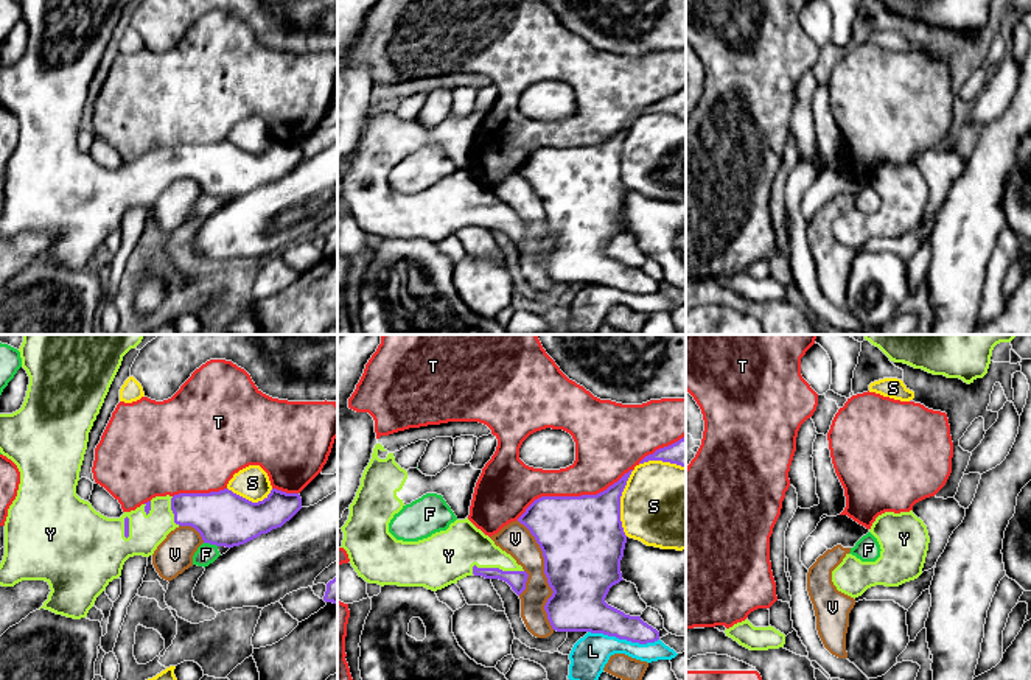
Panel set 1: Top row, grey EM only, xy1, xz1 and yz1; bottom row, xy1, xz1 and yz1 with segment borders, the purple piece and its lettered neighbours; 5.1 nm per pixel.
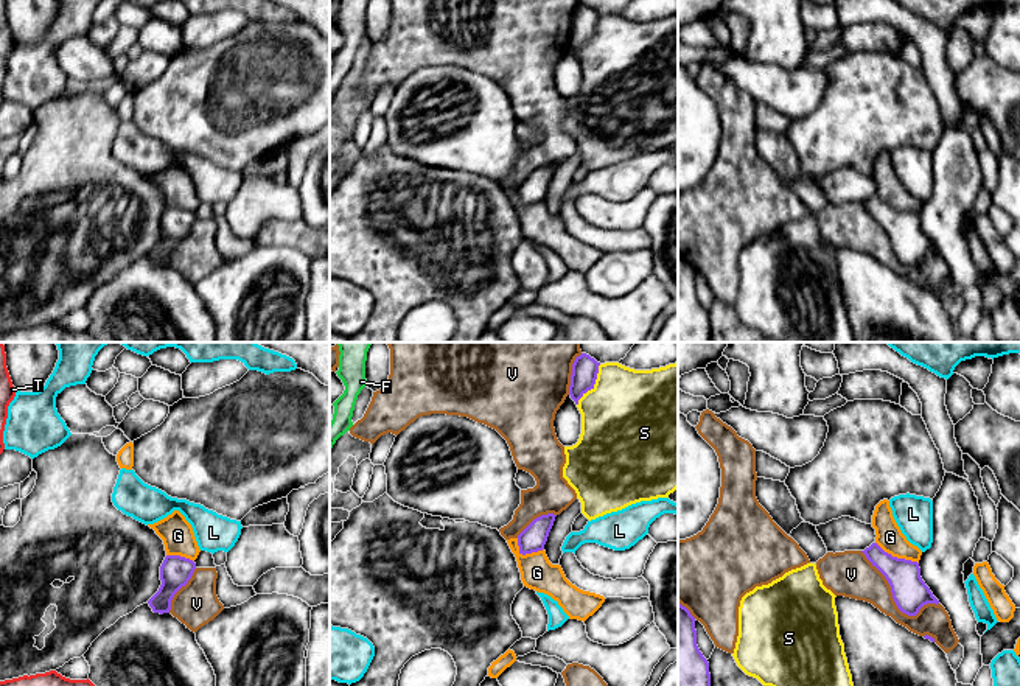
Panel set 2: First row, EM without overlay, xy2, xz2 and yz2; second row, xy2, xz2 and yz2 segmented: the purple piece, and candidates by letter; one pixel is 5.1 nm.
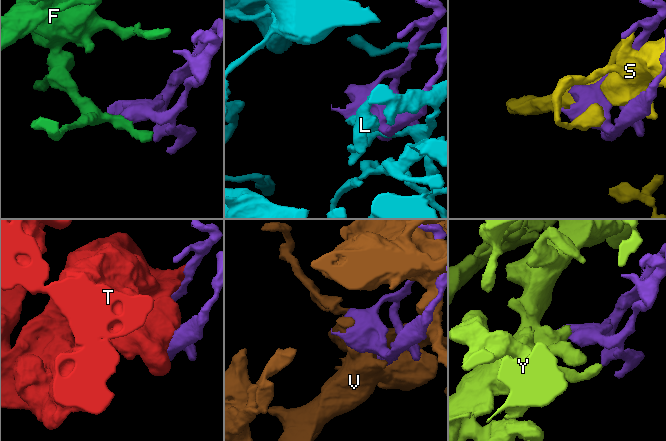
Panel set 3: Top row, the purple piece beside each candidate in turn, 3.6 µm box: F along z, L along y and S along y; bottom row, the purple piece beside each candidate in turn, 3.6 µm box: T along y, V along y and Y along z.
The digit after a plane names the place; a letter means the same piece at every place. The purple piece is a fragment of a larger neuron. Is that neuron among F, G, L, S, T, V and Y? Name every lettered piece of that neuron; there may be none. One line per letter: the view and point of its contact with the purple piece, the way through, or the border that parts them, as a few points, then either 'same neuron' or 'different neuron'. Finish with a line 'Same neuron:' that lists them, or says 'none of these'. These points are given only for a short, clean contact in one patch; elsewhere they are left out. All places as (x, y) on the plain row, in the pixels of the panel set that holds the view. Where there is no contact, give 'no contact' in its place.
F: xy1 (210, 195) | along xy1 (204, 193), (216, 198) | different neuron
G: yz2 (896, 209) | along yz2 (876, 193), (893, 207), (918, 215) | different neuron
L: xz1 (624, 290) | different neuron
S: xz1 (619, 154) | different neuron
T: xz1 (574, 148) | different neuron
V: xz1 (545, 224) | different neuron
Y: xz1 (498, 220) | across xz1 (517, 231), (507, 221), (498, 220), (476, 204), (453, 204) | same neuron
Same neuron: Y

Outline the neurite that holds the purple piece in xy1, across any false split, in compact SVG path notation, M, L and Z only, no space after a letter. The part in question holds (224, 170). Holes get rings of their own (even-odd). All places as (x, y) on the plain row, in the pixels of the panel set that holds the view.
M19 0L22 9L22 19L26 22L30 28L30 36L26 42L25 53L22 59L12 65L0 65L0 104L11 110L19 123L20 123L20 135L17 142L17 148L8 160L8 168L5 173L5 207L0 215L0 237L2 238L14 238L22 232L45 232L50 237L48 251L44 254L40 260L50 261L56 266L62 266L73 271L86 269L89 261L93 258L96 249L106 241L106 238L121 227L121 221L124 213L134 207L149 209L154 205L157 198L166 190L166 187L179 177L191 177L194 179L204 195L233 199L244 196L261 185L267 185L272 181L281 179L286 173L289 173L300 160L302 160L302 149L299 145L286 145L277 140L272 140L271 145L258 154L252 154L229 140L210 145L179 145L174 148L156 148L151 152L142 156L135 162L124 163L120 170L107 170L96 163L89 152L81 151L76 146L76 137L79 132L79 123L84 112L84 106L87 101L89 84L100 65L100 61L104 54L104 50L109 44L109 39L121 17L123 8L131 0Z

